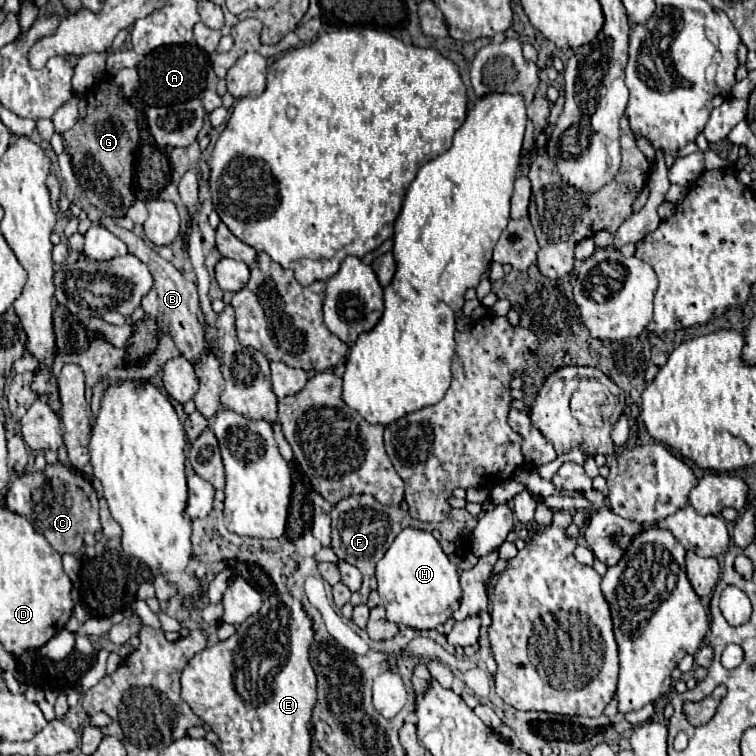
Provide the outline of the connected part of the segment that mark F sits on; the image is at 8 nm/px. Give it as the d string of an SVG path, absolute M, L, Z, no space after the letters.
M353 495L353 497L347 497L343 501L339 501L333 511L331 511L331 517L333 517L333 523L331 523L331 549L335 551L335 555L339 559L345 559L347 563L355 565L361 573L363 573L363 583L361 583L361 589L355 591L349 599L349 603L345 603L341 607L341 613L343 617L351 619L351 611L355 605L359 603L367 603L367 595L369 591L377 589L377 581L375 581L375 563L377 559L381 559L385 555L385 549L389 549L393 537L397 531L401 531L403 527L417 527L417 529L423 529L423 523L409 517L409 513L401 511L401 509L385 509L381 513L381 503L377 503L373 497L369 495Z

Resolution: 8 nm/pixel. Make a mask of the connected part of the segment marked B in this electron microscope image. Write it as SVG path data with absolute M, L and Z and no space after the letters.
M101 217L101 223L115 233L121 241L125 241L125 245L129 247L129 253L141 257L141 261L145 261L155 277L155 285L153 289L143 297L143 311L153 317L157 321L157 327L161 333L169 335L175 345L179 347L181 355L185 355L189 361L195 361L203 351L205 351L205 337L203 337L203 325L199 321L199 295L197 295L197 287L193 281L187 281L181 271L177 271L169 261L161 259L151 247L145 245L145 241L141 237L137 237L135 233L121 229L111 217Z

